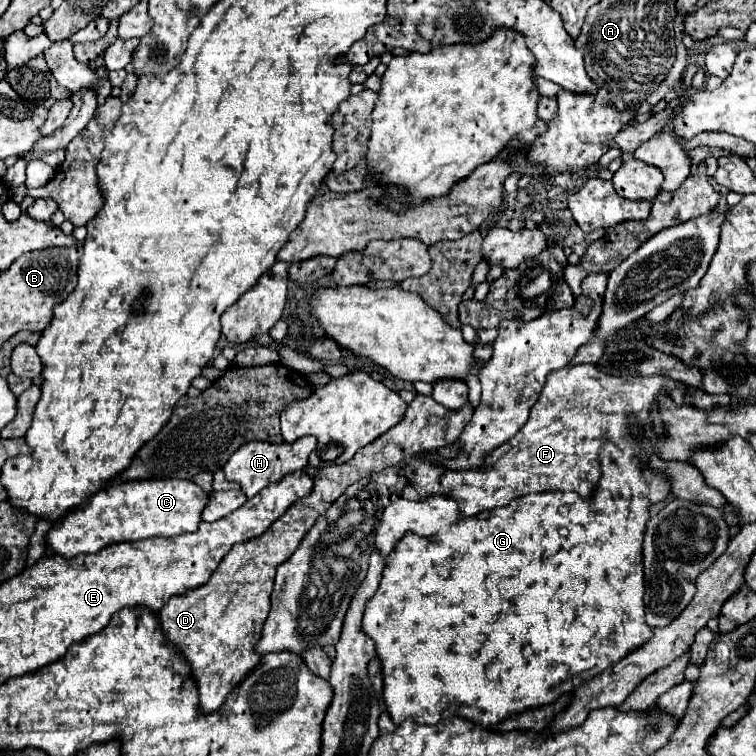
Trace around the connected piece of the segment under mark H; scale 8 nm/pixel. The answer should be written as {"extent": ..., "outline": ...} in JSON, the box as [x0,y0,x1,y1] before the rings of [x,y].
{"extent":[223,437,317,497],"outline":[[[301,437],[293,443],[281,443],[281,445],[273,445],[273,443],[265,443],[265,441],[245,443],[225,463],[225,467],[223,467],[225,479],[239,483],[241,491],[245,491],[247,497],[255,497],[261,489],[265,489],[271,483],[281,481],[287,473],[303,469],[307,465],[309,453],[315,449],[315,443],[317,443],[317,439],[313,439],[313,437]]]}

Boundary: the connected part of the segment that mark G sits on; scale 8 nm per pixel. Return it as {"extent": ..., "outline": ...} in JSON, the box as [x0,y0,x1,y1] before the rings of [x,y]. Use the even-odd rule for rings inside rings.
{"extent":[363,443,651,727],"outline":[[[605,443],[601,449],[601,471],[603,477],[589,499],[581,499],[577,493],[559,493],[559,491],[525,495],[509,503],[509,507],[497,507],[477,517],[461,519],[445,533],[437,533],[433,537],[419,537],[407,533],[395,545],[395,551],[391,551],[389,557],[385,559],[385,569],[379,589],[367,601],[363,613],[363,631],[375,643],[377,659],[381,661],[381,671],[383,671],[383,699],[387,713],[391,715],[395,725],[401,725],[405,719],[413,719],[421,725],[437,725],[441,719],[463,717],[481,723],[483,727],[495,727],[503,723],[507,717],[513,717],[527,709],[539,709],[555,703],[563,695],[563,683],[565,683],[565,693],[575,691],[581,683],[587,683],[589,679],[597,677],[607,667],[619,663],[635,647],[641,647],[651,639],[651,627],[645,623],[643,617],[645,589],[643,589],[643,563],[641,563],[641,543],[651,507],[647,499],[649,487],[643,479],[639,461],[631,449],[621,451],[613,443]],[[559,529],[567,529],[567,537],[563,537]]]}

